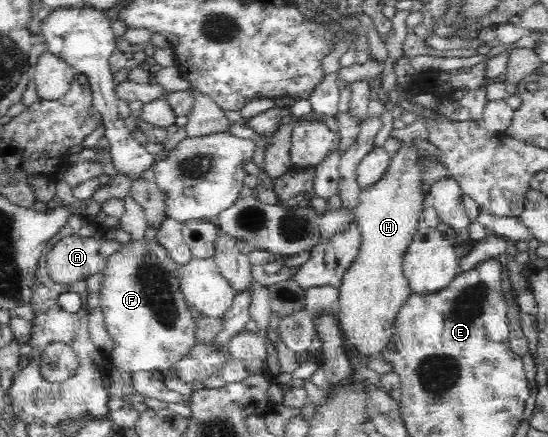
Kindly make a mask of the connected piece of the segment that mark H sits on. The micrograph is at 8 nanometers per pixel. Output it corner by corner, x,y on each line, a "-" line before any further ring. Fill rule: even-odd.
401,147
391,154
388,173
372,189
363,191
354,213
363,233
363,244
339,287
338,319
343,324
341,330
347,351
356,349
359,355
378,356
382,343
392,338
387,333
390,321
398,307
411,296
402,278
402,255
417,225
423,221
425,187
420,181
421,168
417,162
422,155
418,153
418,148

